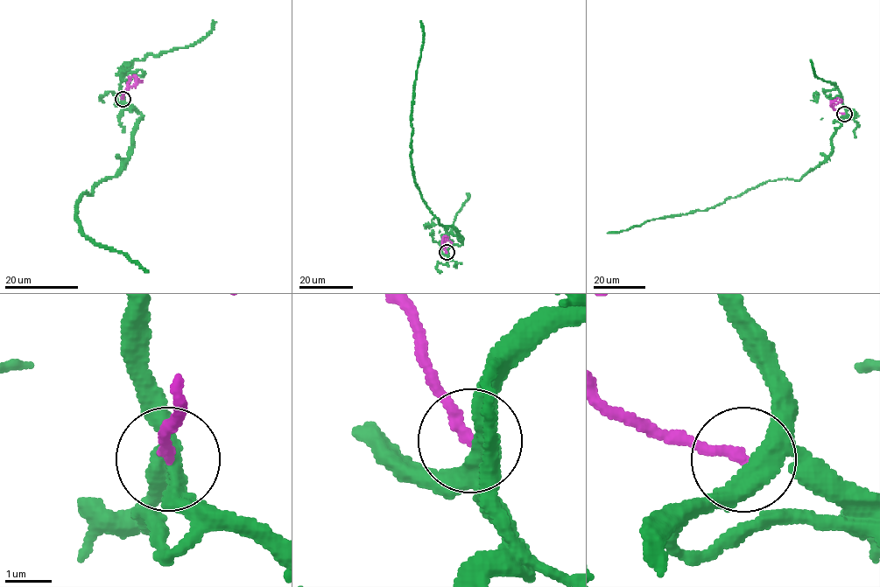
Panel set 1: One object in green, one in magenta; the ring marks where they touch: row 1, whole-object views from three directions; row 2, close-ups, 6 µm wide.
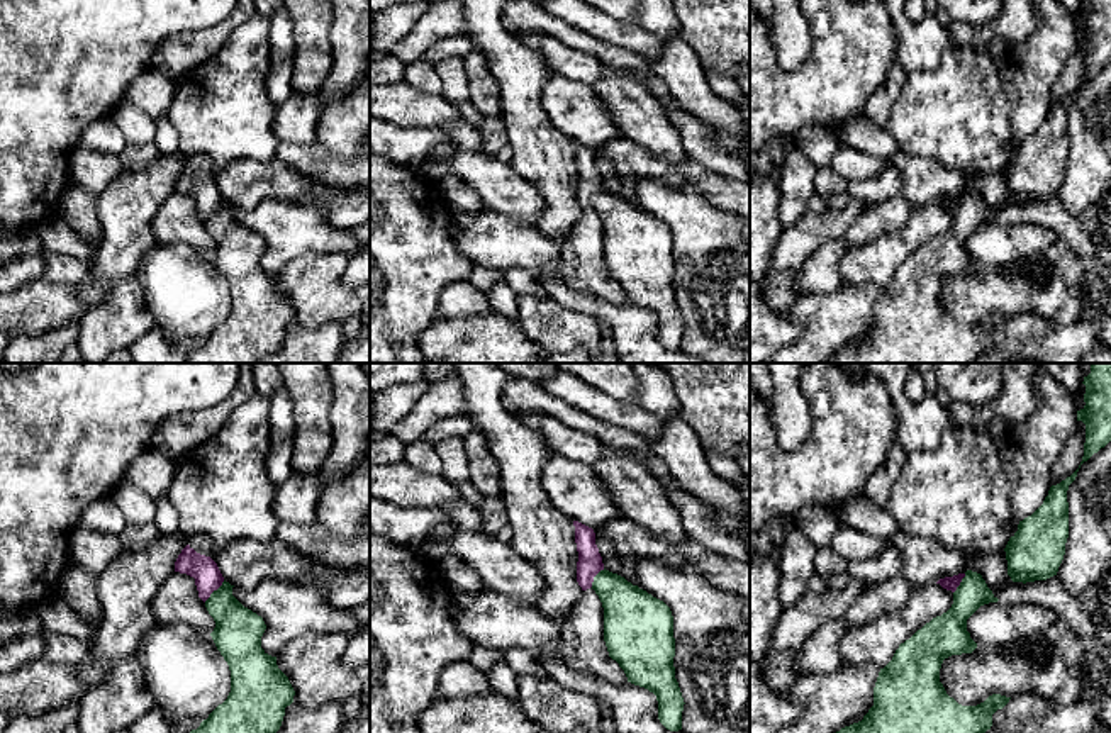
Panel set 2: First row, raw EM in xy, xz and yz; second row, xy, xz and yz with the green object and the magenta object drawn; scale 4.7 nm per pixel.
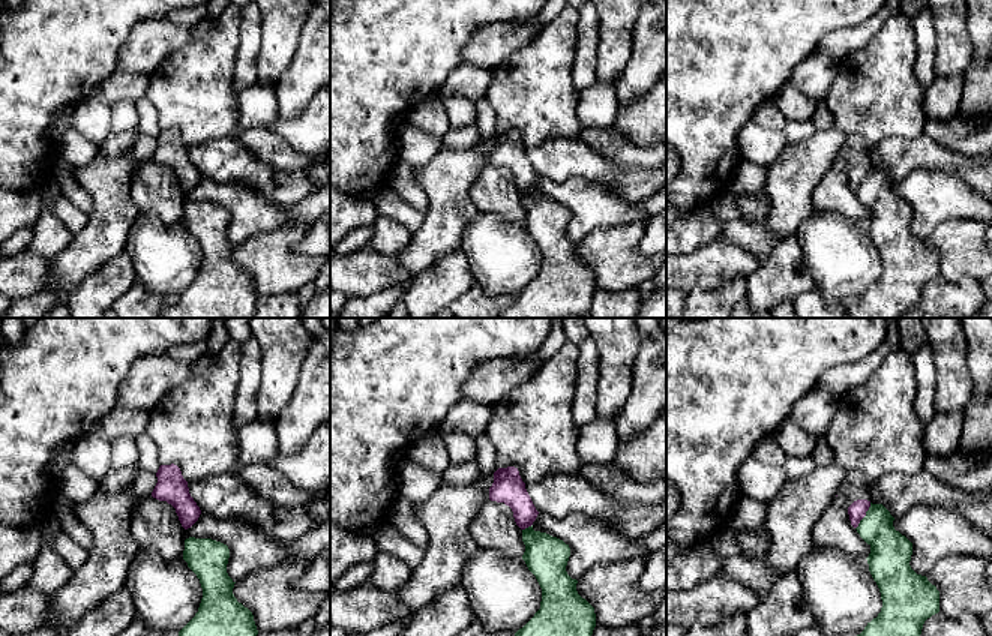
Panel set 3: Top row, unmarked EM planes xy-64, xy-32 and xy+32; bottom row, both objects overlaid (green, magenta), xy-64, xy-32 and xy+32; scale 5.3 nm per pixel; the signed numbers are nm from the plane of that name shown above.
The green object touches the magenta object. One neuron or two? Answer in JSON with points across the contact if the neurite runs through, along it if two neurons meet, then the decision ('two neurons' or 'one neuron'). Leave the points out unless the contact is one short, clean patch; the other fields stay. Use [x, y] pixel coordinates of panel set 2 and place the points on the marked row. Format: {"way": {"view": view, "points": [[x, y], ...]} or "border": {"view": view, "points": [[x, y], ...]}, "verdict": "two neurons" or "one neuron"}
{"border": {"view": "xy", "points": [[224, 581], [204, 601]]}, "verdict": "two neurons"}

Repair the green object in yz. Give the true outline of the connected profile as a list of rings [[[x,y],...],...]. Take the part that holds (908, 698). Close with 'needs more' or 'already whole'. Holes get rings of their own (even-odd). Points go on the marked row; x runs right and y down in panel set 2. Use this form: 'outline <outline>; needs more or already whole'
outline [[[967,570],[953,592],[952,607],[901,643],[892,660],[880,669],[874,687],[874,706],[863,719],[836,733],[985,733],[991,730],[992,714],[1002,709],[1011,697],[992,694],[977,706],[962,706],[946,694],[940,682],[940,669],[945,658],[972,653],[977,648],[967,631],[967,619],[980,606],[997,601],[982,575]]]; already whole

